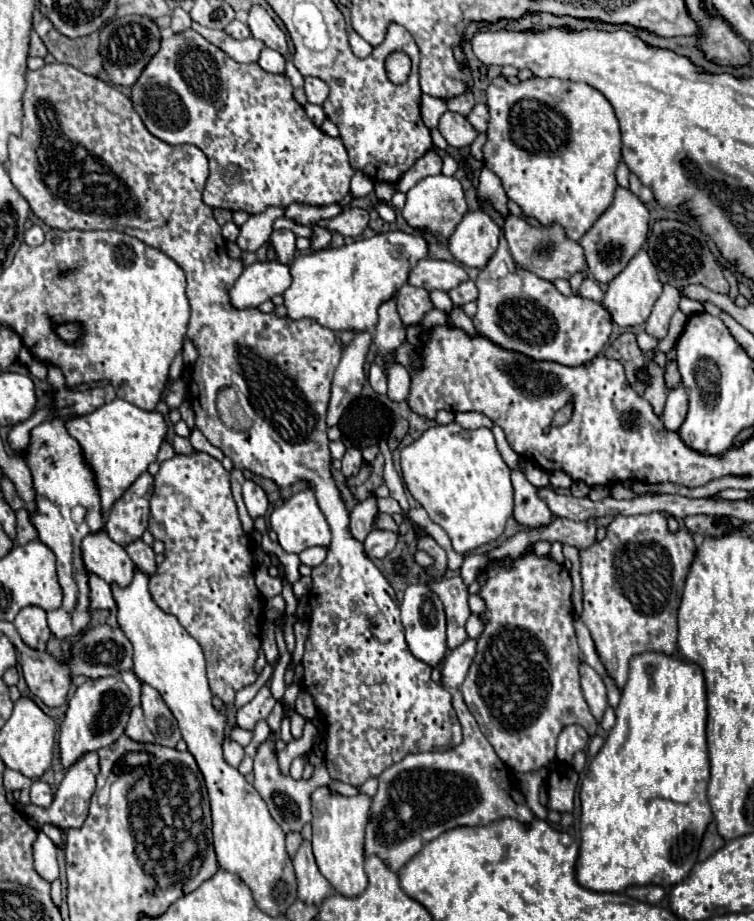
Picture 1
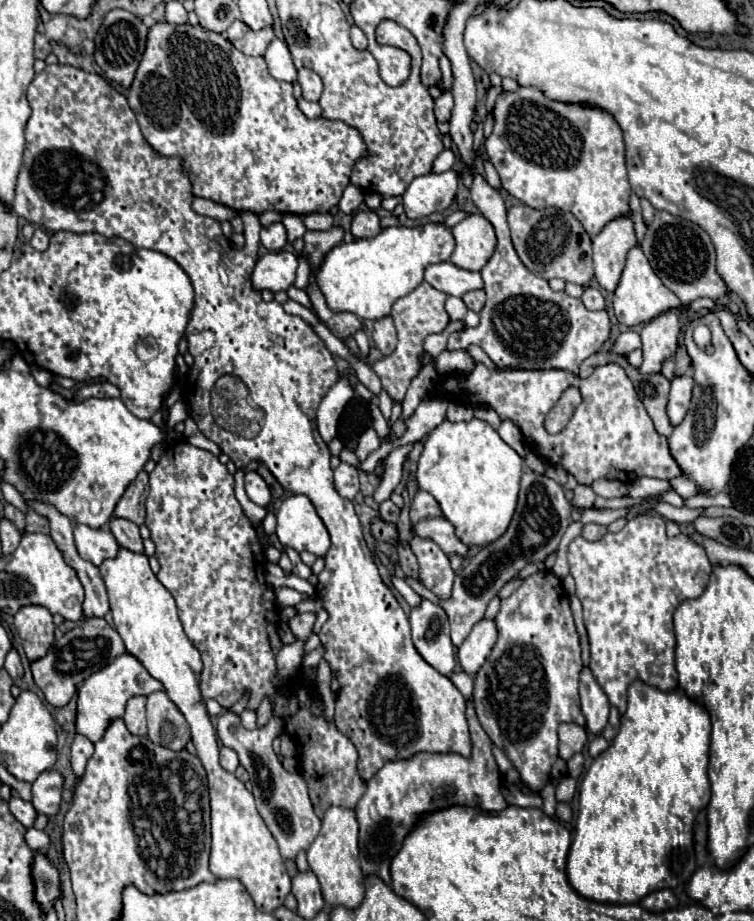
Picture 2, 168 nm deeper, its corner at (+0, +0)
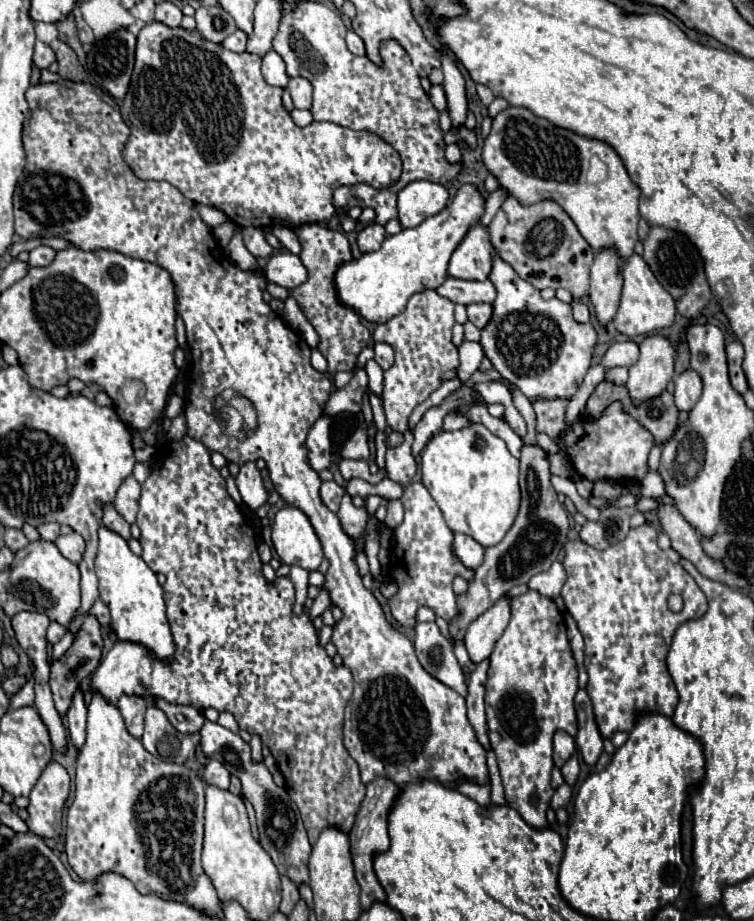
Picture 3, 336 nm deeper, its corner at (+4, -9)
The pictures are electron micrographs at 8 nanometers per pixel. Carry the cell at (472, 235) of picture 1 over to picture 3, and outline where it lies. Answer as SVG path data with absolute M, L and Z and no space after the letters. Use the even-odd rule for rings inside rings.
M473 225L449 261L449 275L457 279L485 281L491 271L489 231L483 225Z

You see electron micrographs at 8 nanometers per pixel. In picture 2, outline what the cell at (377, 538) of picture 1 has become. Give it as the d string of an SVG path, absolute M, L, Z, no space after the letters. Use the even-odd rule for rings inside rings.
M425 518L413 528L413 532L423 538L435 540L445 554L465 556L469 552L469 546L455 536L455 526L445 518Z

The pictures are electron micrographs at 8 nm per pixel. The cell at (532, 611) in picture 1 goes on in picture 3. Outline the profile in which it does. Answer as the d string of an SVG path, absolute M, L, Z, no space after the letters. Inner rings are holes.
M529 589L527 593L523 593L523 595L519 595L519 597L515 597L515 599L511 601L511 619L509 619L509 625L507 625L505 633L497 639L495 649L493 649L491 657L489 657L489 671L487 671L485 689L487 689L487 693L485 693L485 705L487 705L489 741L491 741L491 749L493 749L495 755L497 755L497 763L499 763L499 771L501 771L501 779L503 779L507 803L509 803L509 807L513 807L531 827L545 827L545 825L547 825L547 821L545 821L545 811L547 811L549 801L551 801L551 797L553 797L553 789L551 789L551 785L549 785L549 781L551 781L551 769L553 769L553 757L551 757L551 753L553 753L553 733L555 733L557 729L563 729L563 731L567 731L569 735L575 735L575 733L577 733L577 717L575 717L575 707L573 707L573 697L575 697L575 693L577 693L577 667L575 667L575 659L573 659L571 647L569 647L569 639L567 639L567 631L565 631L563 617L561 617L557 605L555 605L549 597L545 597L545 595L541 595L541 593L533 591L533 589Z

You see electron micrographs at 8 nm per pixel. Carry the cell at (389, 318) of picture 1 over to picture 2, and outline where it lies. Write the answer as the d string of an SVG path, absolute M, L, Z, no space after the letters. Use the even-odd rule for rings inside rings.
M389 316L381 318L375 322L375 328L373 328L373 340L375 340L375 346L377 350L383 354L383 356L389 356L393 350L395 350L395 344L397 344L397 332L395 332L395 326L393 326L393 320Z

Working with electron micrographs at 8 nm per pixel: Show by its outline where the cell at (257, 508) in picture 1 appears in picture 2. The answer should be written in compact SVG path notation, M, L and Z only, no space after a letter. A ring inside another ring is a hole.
M247 472L245 474L245 490L247 490L247 496L259 506L267 506L269 500L271 500L269 488L257 472Z

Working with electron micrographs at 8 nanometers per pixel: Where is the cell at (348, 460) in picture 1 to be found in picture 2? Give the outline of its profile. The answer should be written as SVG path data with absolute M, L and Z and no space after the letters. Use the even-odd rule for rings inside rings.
M341 462L335 470L335 490L343 498L355 498L355 494L359 492L359 470L351 464Z

